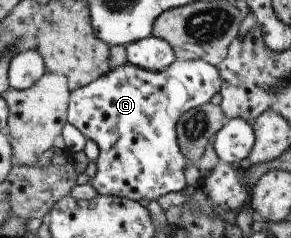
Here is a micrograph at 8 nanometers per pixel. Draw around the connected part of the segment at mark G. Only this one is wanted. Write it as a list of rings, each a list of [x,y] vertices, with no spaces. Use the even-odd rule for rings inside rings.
[[[192,59],[187,61],[175,60],[167,66],[166,69],[161,71],[149,71],[140,68],[139,66],[126,63],[116,68],[110,69],[105,75],[97,78],[94,82],[87,84],[86,86],[77,88],[71,91],[69,96],[69,105],[67,108],[67,122],[72,126],[75,126],[81,133],[90,140],[93,140],[99,148],[98,160],[95,160],[97,164],[97,173],[90,183],[99,192],[100,195],[115,196],[115,197],[126,197],[127,199],[132,199],[133,201],[142,200],[158,200],[160,196],[168,194],[168,192],[178,191],[186,188],[184,179],[184,167],[185,167],[185,156],[180,150],[178,139],[177,139],[177,122],[180,117],[188,110],[196,108],[201,104],[211,102],[210,99],[214,94],[219,93],[221,89],[221,78],[219,75],[219,70],[217,67],[212,66],[202,59]]]

